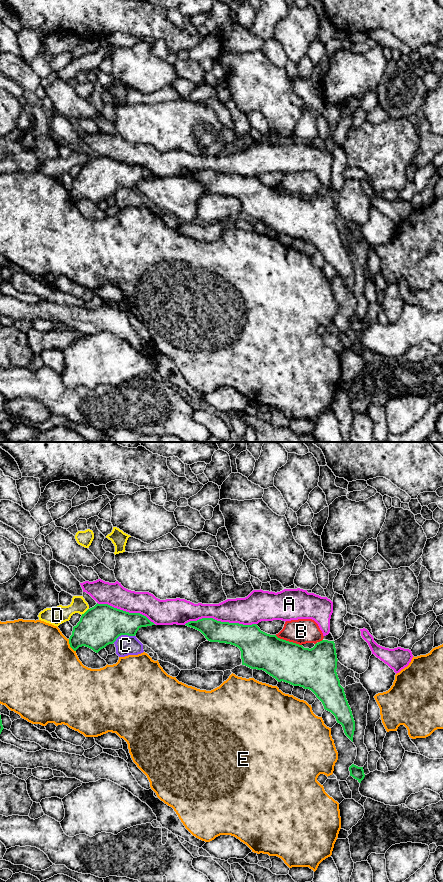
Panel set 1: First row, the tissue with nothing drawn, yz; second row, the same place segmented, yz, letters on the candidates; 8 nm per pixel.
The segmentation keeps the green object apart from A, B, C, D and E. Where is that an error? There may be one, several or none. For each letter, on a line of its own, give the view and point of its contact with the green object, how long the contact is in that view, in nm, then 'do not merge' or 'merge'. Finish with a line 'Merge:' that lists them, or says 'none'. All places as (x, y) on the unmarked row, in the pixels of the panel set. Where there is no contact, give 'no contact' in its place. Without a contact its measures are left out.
A: contact yz (220, 173); length 600 nm; do not merge
B: contact yz (288, 193); length 240 nm; do not merge
C: contact yz (123, 186); length 190 nm; merge
D: contact yz (85, 164); length 80 nm; do not merge
E: contact yz (70, 197); length 120 nm; do not merge
Merge: C

